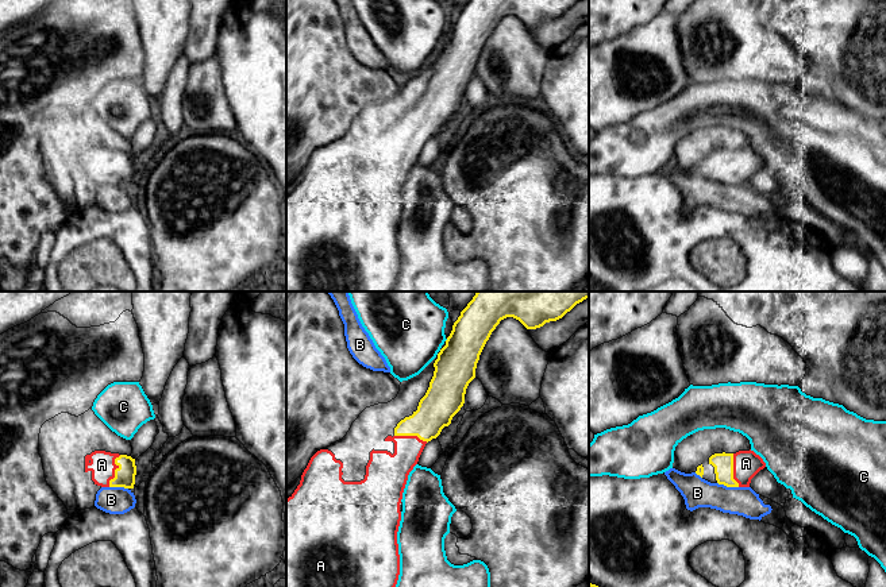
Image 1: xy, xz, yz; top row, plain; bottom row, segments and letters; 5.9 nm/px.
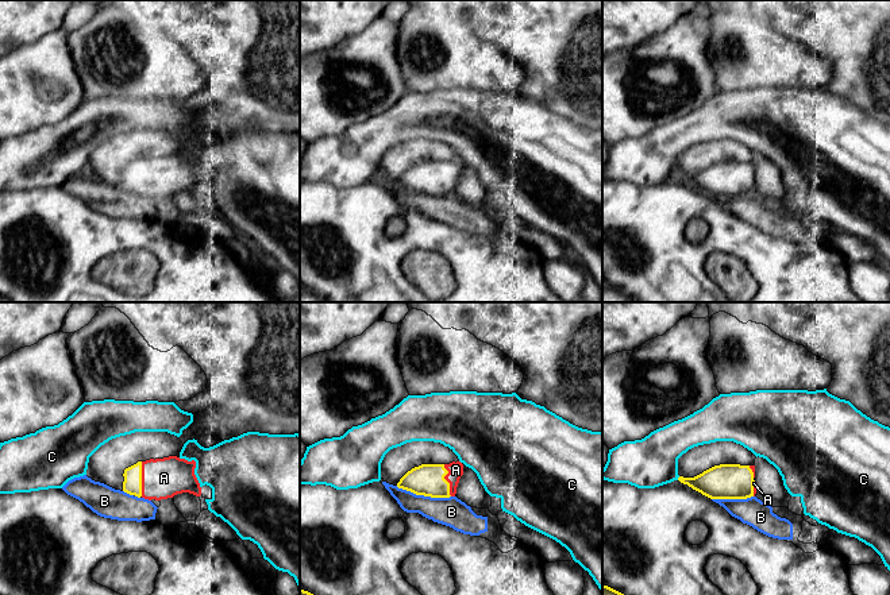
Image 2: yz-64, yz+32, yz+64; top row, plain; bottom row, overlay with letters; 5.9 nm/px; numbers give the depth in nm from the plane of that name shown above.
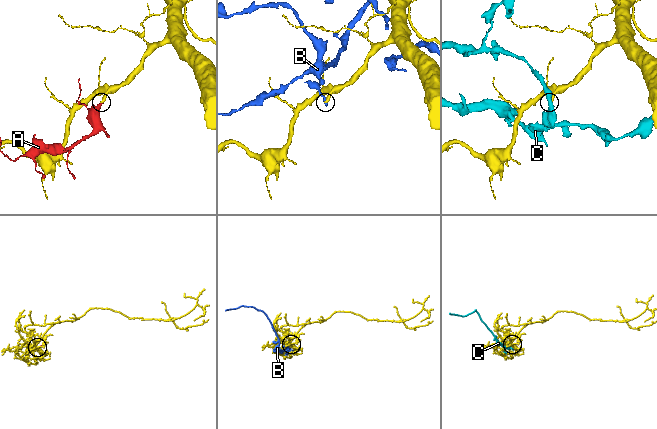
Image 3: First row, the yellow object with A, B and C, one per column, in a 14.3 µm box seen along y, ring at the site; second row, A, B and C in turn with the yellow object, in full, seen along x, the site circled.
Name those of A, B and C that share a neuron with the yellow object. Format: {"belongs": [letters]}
{"belongs": ["A"]}

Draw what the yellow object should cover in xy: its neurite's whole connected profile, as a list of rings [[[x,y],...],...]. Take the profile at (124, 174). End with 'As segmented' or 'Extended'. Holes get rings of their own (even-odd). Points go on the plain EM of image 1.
[[[95,148],[85,154],[85,170],[88,169],[97,184],[134,186],[136,163],[131,154]]]. Extended

